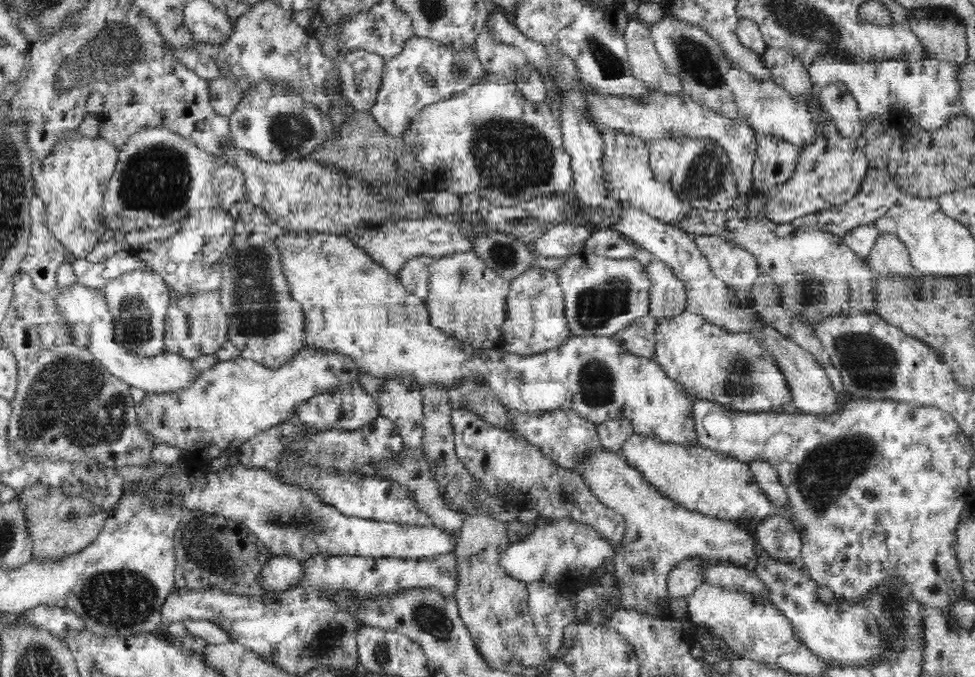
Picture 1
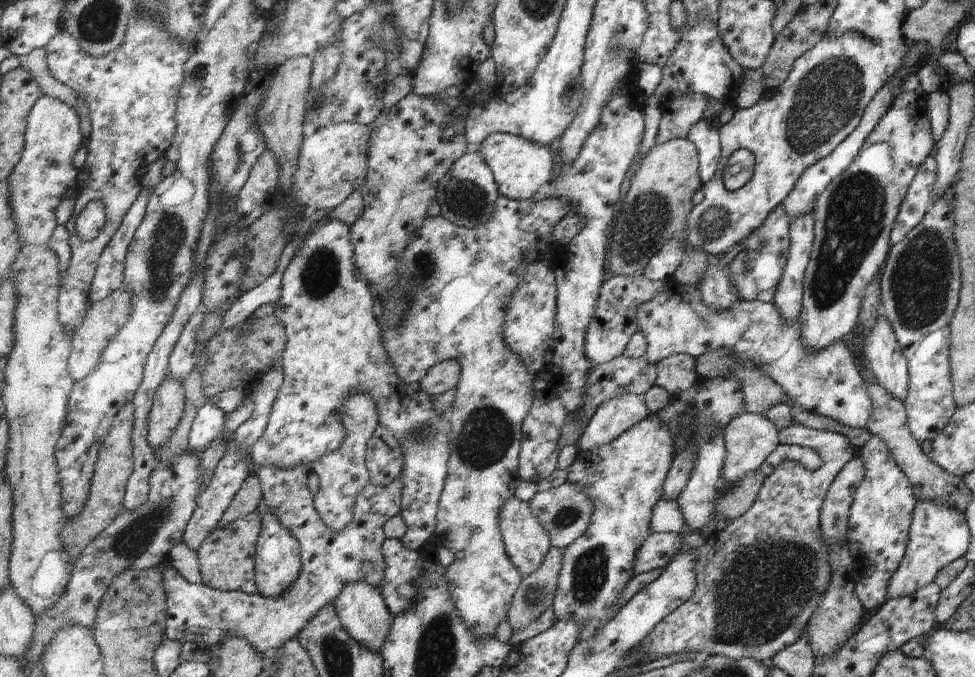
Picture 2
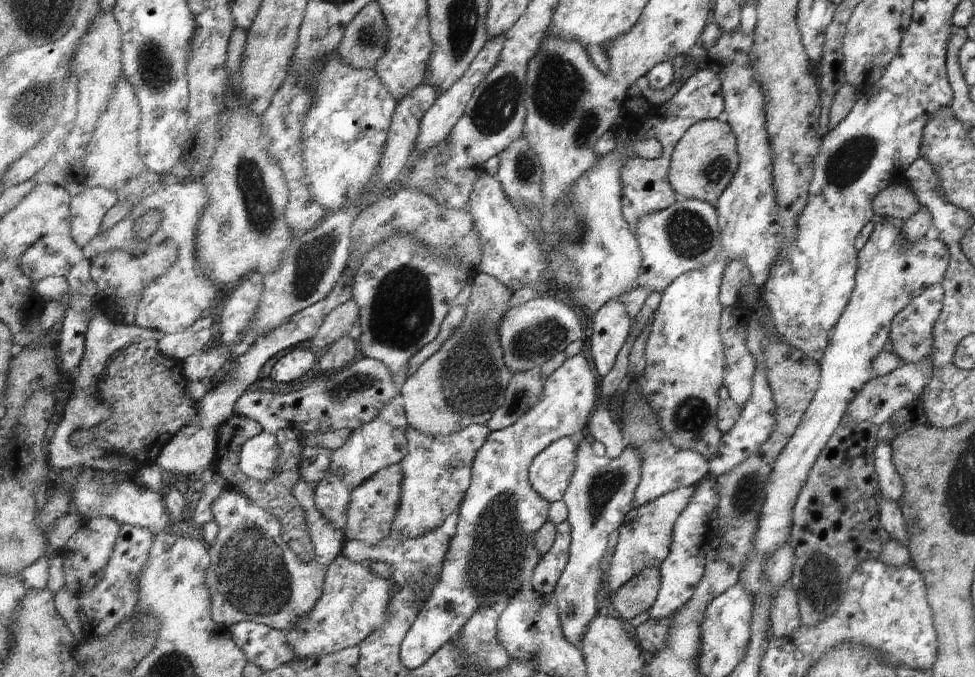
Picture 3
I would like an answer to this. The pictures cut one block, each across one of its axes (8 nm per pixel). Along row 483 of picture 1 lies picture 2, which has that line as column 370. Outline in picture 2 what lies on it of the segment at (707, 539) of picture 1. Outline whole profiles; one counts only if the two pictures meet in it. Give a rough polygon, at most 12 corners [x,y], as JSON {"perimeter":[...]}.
{"perimeter":[[344,588],[333,605],[349,634],[379,653],[395,620],[380,589]]}

